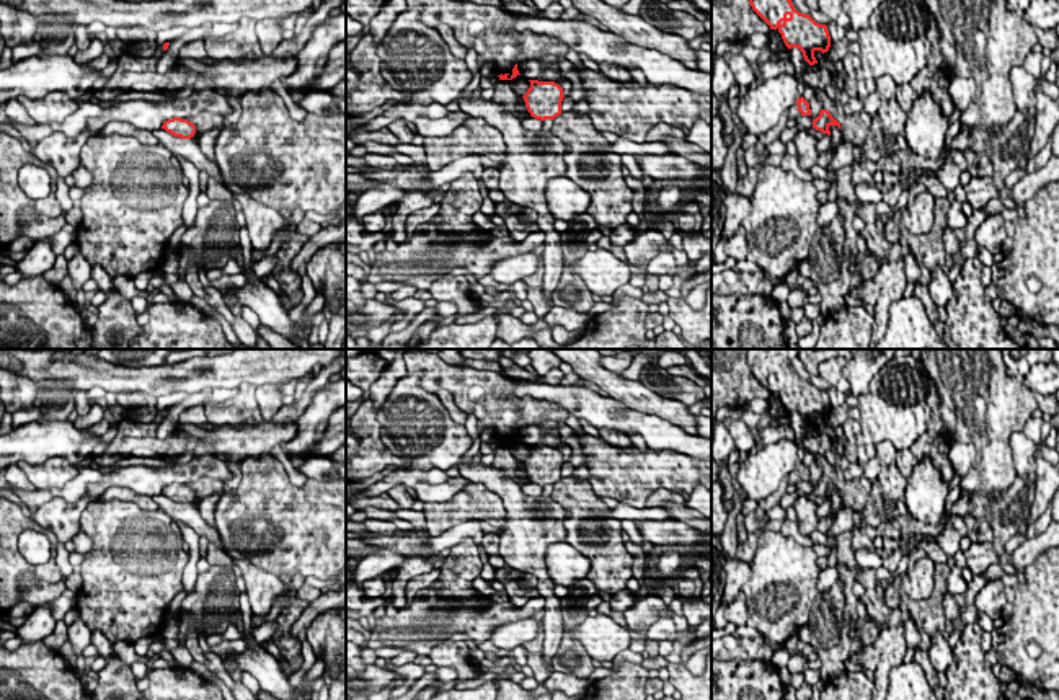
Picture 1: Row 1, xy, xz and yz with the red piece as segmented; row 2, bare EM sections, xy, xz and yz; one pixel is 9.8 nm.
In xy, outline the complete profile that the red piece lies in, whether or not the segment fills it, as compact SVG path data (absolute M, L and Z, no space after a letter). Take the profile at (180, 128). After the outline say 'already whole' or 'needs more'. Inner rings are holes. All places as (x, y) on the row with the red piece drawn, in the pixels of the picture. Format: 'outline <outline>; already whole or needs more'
outline M173 117L165 121L162 129L181 139L191 139L196 134L196 126L188 119L181 119L181 117Z; already whole

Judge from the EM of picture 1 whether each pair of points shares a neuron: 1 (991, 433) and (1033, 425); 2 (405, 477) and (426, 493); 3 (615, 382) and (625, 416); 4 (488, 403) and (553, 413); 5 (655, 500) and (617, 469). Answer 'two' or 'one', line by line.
1: two
2: two
3: two
4: one
5: two

